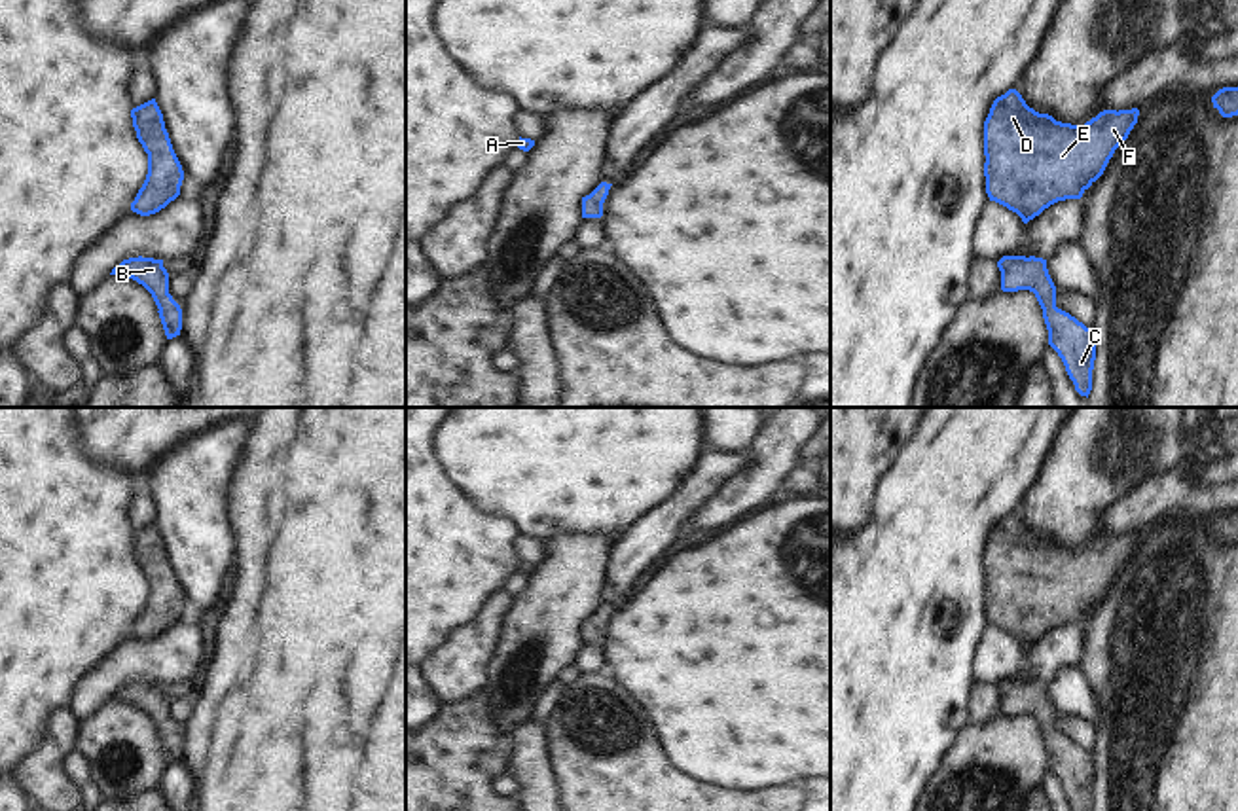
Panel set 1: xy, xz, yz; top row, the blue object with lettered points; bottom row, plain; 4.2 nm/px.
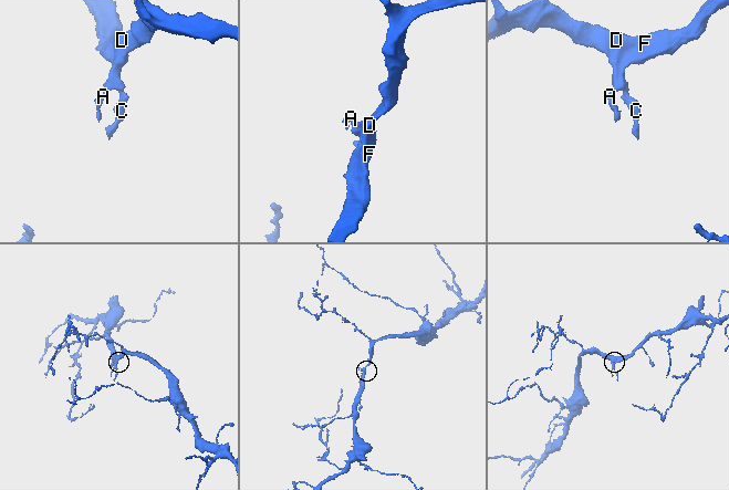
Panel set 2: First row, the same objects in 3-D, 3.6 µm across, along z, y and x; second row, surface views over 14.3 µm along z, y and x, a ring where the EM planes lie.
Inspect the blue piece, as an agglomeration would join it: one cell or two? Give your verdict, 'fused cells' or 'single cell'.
single cell

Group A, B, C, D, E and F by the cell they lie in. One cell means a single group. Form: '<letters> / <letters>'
A B C D E F

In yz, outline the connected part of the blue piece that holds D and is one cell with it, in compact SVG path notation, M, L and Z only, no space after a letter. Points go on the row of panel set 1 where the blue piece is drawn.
M1016 89L997 97L984 121L986 193L1024 224L1058 201L1081 199L1103 174L1115 150L1138 123L1139 110L1103 110L1084 125L1056 121L1026 104Z

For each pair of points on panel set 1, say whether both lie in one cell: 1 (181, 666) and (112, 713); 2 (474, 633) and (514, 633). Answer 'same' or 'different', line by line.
1: different
2: different

